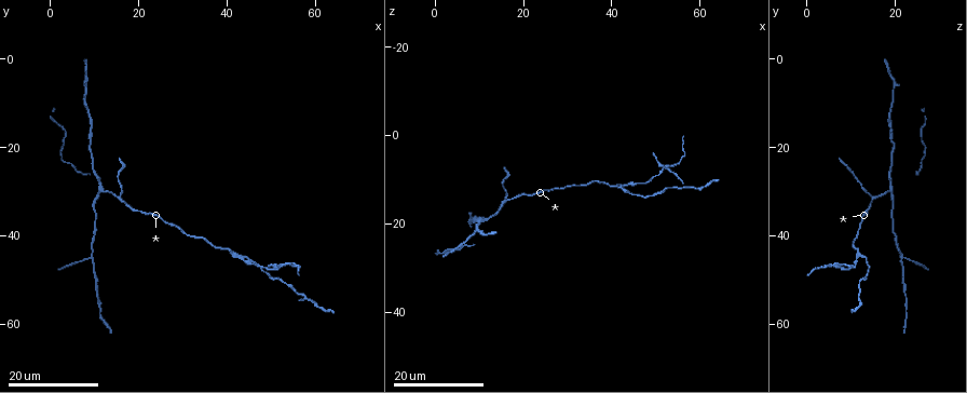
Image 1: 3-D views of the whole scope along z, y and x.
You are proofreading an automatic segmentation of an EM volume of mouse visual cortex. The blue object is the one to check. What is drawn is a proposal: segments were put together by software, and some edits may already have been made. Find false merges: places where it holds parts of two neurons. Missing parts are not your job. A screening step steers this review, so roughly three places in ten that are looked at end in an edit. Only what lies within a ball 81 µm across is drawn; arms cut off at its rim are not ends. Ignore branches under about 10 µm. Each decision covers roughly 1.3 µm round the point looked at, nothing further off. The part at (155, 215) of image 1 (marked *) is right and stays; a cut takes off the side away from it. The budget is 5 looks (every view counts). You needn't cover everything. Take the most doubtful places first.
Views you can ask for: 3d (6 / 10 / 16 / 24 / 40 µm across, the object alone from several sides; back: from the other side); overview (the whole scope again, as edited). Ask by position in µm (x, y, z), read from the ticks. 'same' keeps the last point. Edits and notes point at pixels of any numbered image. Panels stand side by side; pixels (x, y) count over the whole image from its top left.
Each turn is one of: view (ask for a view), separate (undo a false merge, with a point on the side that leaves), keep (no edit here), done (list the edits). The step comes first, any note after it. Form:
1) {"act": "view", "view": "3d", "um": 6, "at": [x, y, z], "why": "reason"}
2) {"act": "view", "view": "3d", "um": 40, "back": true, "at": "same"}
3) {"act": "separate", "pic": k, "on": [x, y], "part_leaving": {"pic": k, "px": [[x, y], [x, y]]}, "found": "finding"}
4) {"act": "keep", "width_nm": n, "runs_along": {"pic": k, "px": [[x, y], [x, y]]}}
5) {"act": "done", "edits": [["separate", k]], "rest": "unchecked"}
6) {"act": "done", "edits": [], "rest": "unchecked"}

{"act": "view", "view": "3d", "um": 16, "at": [16.0, 31.5, 15.0], "why": "sudden change in width"}

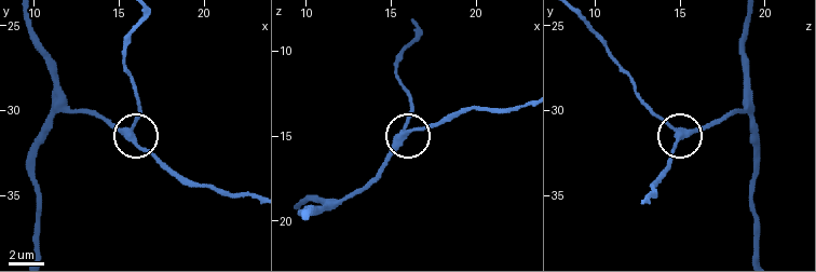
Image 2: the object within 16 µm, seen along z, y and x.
{"act": "view", "view": "3d", "um": 6, "at": [16.0, 31.8, 14.9], "why": "zoom in"}

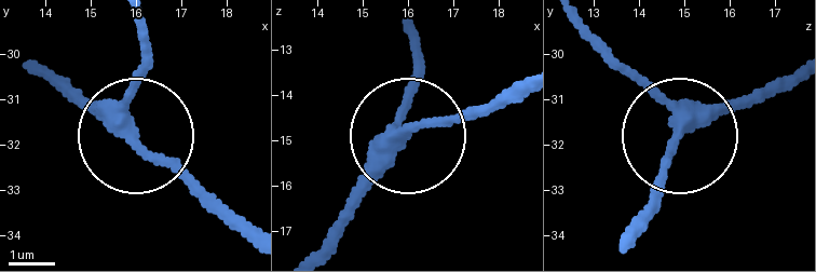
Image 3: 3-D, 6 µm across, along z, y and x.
{"act": "keep", "width_nm": 260, "found": "one neuron here"}

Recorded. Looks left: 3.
{"act": "view", "view": "3d", "um": 16, "at": [11.0, 29.5, 19.5]}

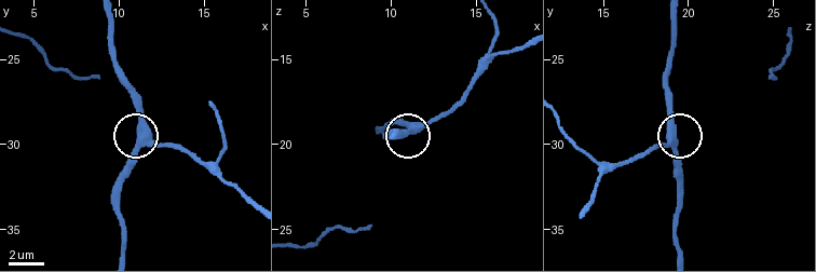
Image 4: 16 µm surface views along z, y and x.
{"act": "view", "view": "3d", "um": 10, "at": [11.2, 30.1, 19.1]}

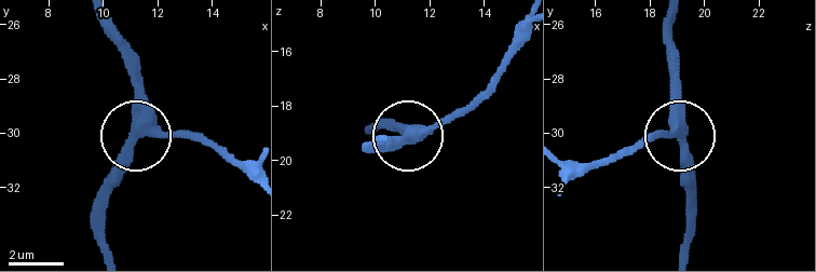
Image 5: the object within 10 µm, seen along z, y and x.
{"act": "keep", "width_nm": 430, "runs_along": {"pic": 5, "px": [[574, 177], [653, 135], [677, 133], [679, 68]]}, "found": "one neuron here"}

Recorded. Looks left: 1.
{"act": "done", "edits": [], "rest": "unchecked"}

